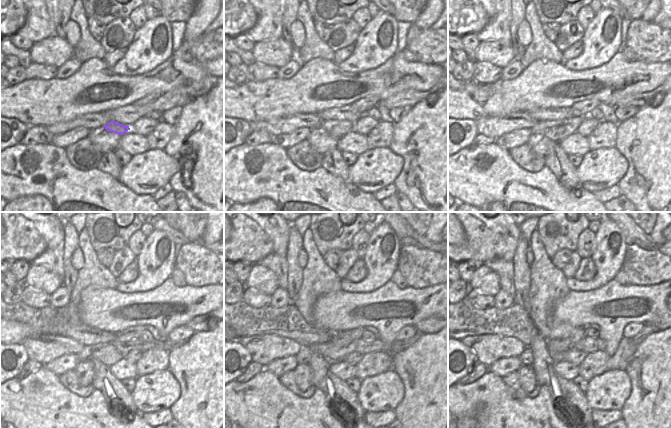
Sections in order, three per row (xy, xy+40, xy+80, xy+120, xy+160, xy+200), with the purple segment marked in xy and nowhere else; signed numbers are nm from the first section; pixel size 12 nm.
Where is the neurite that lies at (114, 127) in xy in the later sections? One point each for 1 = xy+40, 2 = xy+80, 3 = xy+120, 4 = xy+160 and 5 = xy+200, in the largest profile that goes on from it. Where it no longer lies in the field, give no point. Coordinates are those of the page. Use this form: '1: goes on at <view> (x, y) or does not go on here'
1: goes on at xy+40 (337, 129)
2: goes on at xy+80 (556, 131)
3: goes on at xy+120 (109, 353)
4: goes on at xy+160 (332, 353)
5: goes on at xy+200 (588, 345)

